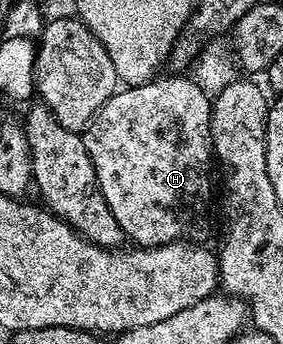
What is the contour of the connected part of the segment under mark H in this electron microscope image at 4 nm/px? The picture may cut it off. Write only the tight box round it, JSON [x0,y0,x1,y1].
[82,76,214,248]

